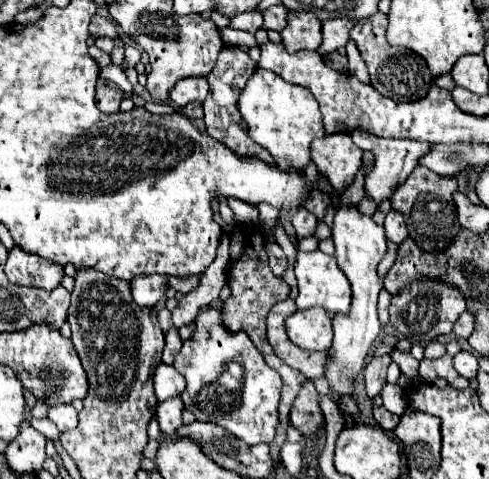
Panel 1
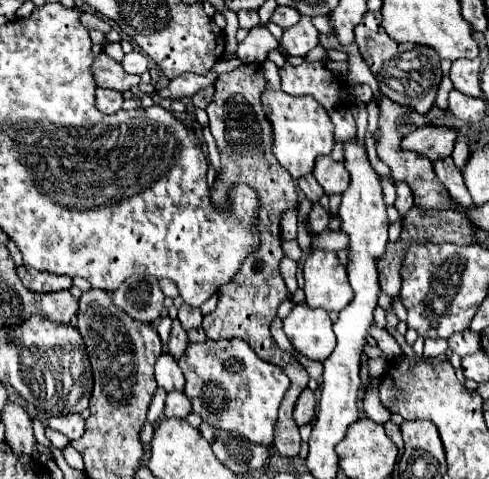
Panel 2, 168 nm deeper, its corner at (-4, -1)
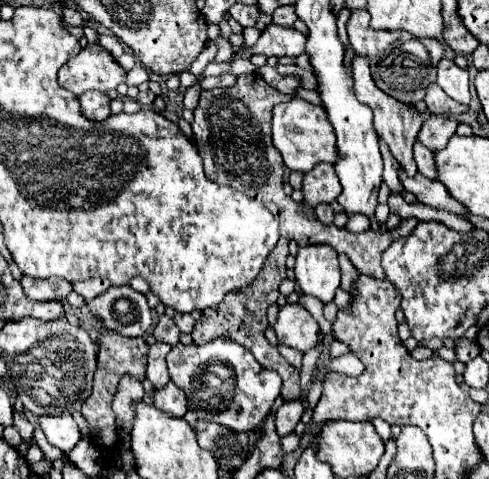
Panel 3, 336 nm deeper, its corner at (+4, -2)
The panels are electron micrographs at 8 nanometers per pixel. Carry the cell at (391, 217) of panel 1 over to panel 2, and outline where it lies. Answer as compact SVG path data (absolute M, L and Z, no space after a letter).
M396 183L396 193L398 193L398 197L396 197L394 207L404 217L410 211L410 207L414 205L414 195L412 195L412 191L410 191L410 187L406 183Z

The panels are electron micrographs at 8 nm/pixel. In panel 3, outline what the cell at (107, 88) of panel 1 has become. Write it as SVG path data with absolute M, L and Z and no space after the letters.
M84 92L80 94L80 104L82 104L82 114L88 116L90 120L104 120L110 116L110 98L102 92Z

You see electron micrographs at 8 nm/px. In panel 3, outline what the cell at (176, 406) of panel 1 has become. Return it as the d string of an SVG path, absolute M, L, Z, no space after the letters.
M168 382L168 386L154 392L154 406L172 418L182 418L186 414L184 390L180 390L172 382Z

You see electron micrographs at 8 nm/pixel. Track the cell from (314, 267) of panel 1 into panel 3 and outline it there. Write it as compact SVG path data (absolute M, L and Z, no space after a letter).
M324 244L298 248L296 254L296 284L300 292L318 298L322 304L334 300L336 290L340 288L340 268L338 254Z

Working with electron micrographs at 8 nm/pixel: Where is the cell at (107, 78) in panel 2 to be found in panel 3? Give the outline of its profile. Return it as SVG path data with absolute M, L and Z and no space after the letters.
M88 44L58 72L58 84L76 96L88 90L110 92L126 82L126 72L100 44Z

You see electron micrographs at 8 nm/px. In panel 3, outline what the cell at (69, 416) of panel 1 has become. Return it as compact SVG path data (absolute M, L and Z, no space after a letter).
M66 412L60 416L40 416L40 428L46 434L48 442L62 452L72 450L80 442L78 424Z

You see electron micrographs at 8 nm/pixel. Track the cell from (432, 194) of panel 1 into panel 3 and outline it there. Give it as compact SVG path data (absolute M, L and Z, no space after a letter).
M354 56L352 60L352 76L354 76L354 92L356 92L356 98L362 102L362 104L368 104L374 112L374 128L376 128L376 134L378 138L382 138L392 156L398 160L398 164L402 166L402 170L408 174L408 176L416 176L416 162L412 160L412 146L416 142L416 136L422 128L422 116L416 108L404 104L404 102L396 102L394 98L390 98L388 94L380 92L380 88L376 88L372 76L370 76L370 66L368 66L368 58L364 60L364 56Z

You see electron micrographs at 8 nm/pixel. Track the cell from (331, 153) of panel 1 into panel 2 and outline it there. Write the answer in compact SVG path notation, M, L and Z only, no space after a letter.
M336 143L330 155L322 155L320 159L316 159L316 167L312 173L316 175L316 181L322 185L326 195L342 193L350 183L350 175L344 167L342 145Z

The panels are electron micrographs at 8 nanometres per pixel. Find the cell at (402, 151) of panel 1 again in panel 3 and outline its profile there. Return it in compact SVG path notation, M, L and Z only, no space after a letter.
M430 116L428 120L424 120L422 130L418 132L418 142L430 148L432 152L438 152L448 144L450 136L456 134L456 126L458 126L456 118Z

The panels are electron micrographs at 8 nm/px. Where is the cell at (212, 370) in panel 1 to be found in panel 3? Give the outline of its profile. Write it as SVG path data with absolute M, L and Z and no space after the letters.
M216 338L204 346L176 344L168 352L166 362L170 380L188 396L188 410L192 410L198 420L216 422L234 432L256 430L280 396L280 376L260 366L252 352L232 340Z

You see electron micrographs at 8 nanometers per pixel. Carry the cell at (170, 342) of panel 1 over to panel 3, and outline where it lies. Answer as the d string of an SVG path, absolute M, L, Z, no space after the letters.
M160 316L158 318L158 324L154 326L154 338L158 340L158 342L166 342L166 344L170 344L170 346L174 346L176 342L178 342L178 336L180 336L180 330L176 328L176 324L174 324L174 320L170 318L170 316Z

